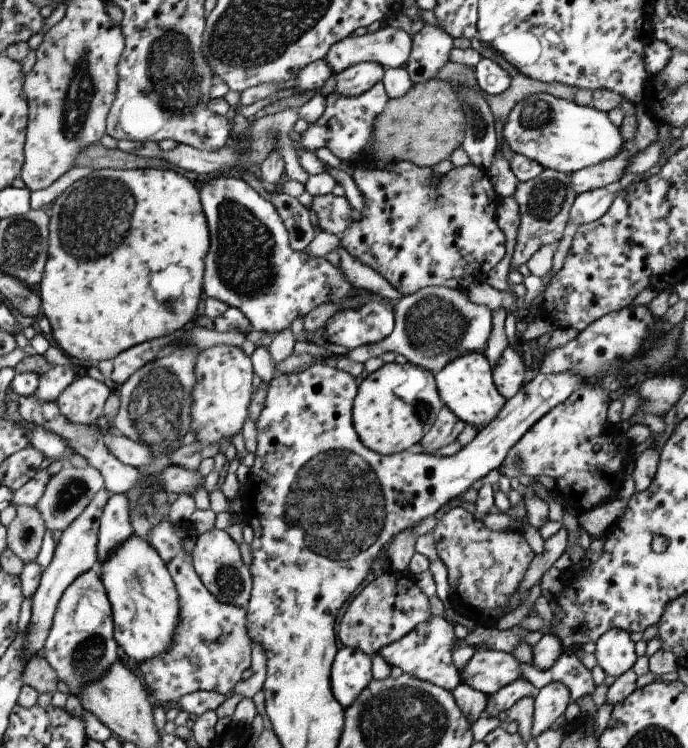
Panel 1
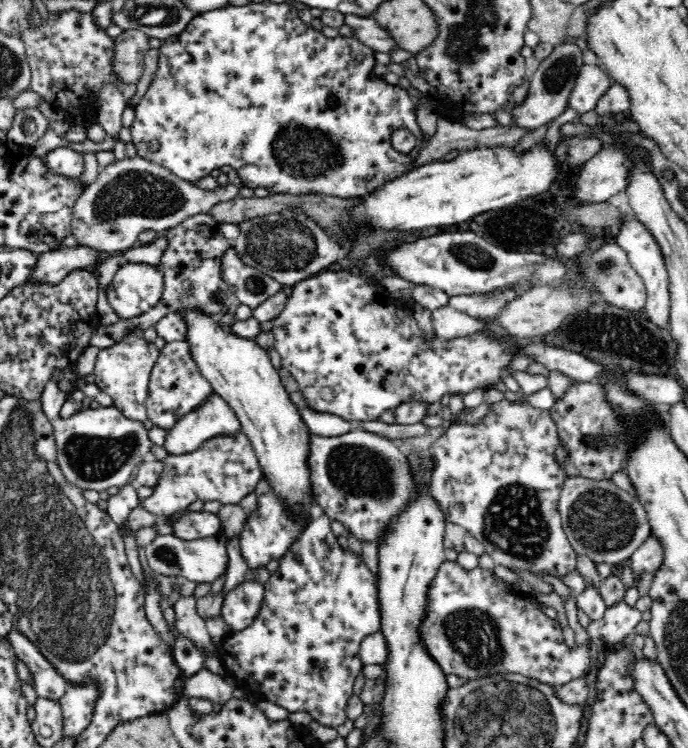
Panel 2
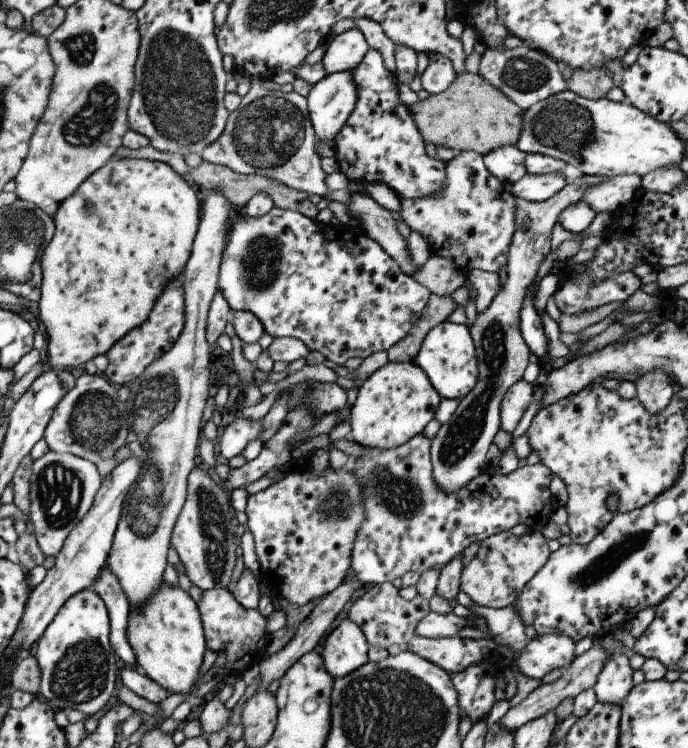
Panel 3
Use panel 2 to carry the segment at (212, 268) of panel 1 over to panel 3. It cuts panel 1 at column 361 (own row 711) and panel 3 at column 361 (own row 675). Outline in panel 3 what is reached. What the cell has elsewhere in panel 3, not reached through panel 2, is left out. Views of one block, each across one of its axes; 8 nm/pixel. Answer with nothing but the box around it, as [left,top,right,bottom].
[218,206,431,369]

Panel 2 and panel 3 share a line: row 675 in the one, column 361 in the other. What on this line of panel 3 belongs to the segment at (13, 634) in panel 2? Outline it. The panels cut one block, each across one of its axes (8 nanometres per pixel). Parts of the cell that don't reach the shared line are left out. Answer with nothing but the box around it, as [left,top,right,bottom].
[321,27,368,74]

